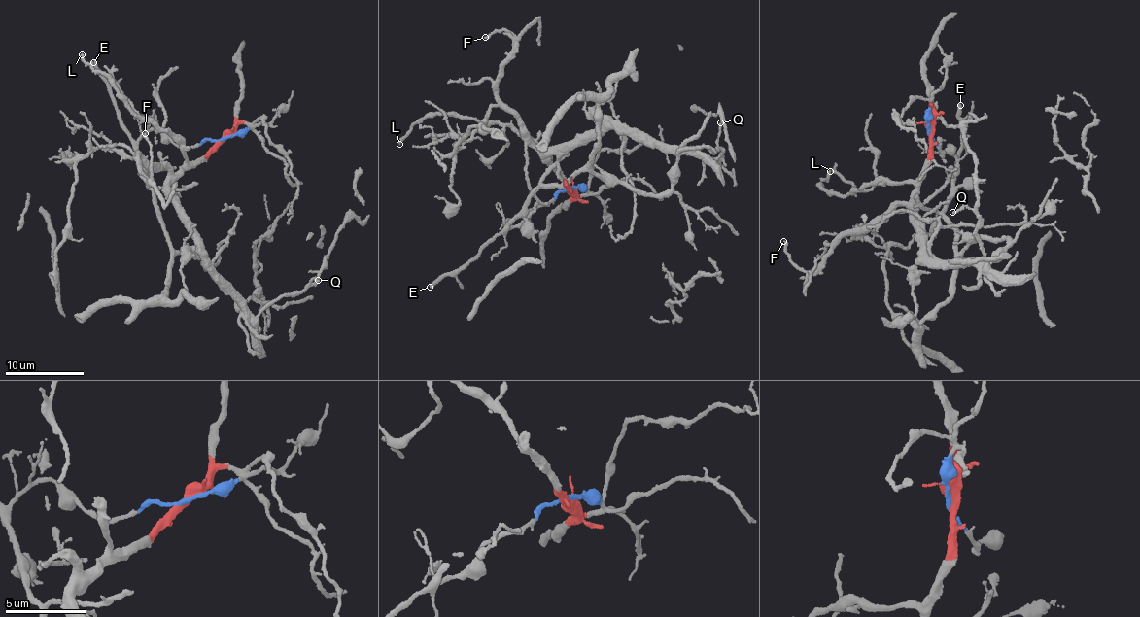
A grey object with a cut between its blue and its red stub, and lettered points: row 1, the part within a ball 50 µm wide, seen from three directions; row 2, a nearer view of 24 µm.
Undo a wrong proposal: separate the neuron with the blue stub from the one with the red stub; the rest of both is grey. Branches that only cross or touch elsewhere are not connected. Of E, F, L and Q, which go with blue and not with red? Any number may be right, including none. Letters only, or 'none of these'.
E

